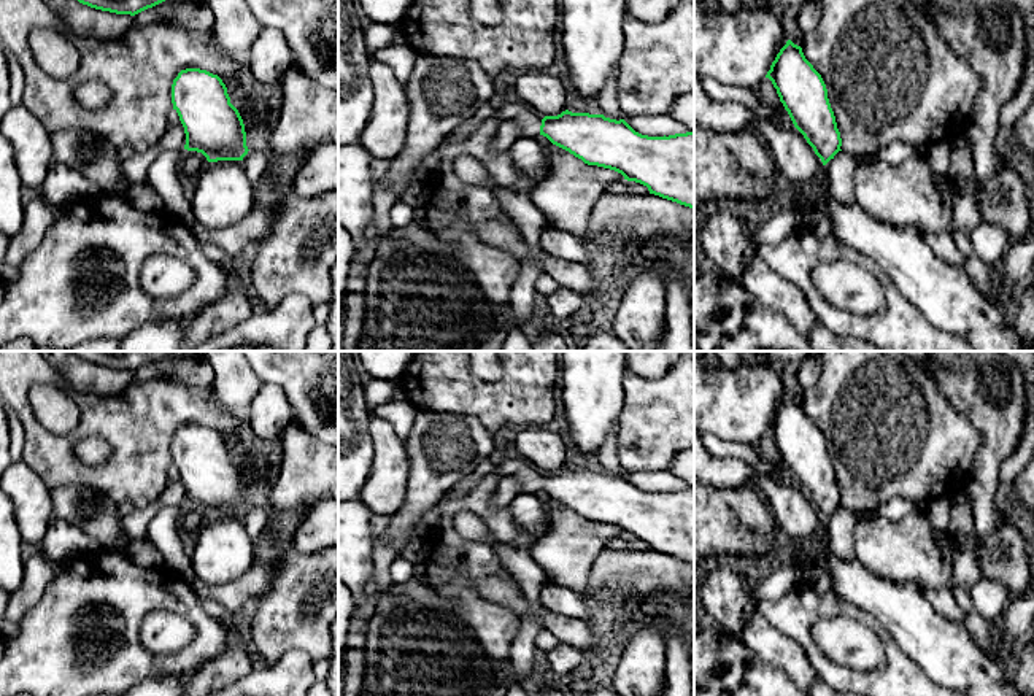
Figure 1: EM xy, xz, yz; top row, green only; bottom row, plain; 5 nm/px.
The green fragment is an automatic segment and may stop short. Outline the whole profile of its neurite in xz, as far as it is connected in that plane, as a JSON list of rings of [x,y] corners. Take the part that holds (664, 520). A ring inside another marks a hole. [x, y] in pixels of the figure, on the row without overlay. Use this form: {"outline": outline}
{"outline": [[[569,466],[545,474],[535,467],[524,467],[513,477],[521,485],[521,493],[535,494],[540,489],[588,521],[615,526],[624,536],[646,542],[650,550],[694,566],[694,488],[648,493],[635,488],[624,475]]]}

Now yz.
{"outline": [[[791,396],[780,405],[766,434],[777,445],[794,483],[826,521],[842,507],[842,494],[821,431]]]}

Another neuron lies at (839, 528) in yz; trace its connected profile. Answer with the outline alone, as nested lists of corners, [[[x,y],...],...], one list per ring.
[[[839,507],[824,523],[823,532],[829,540],[829,548],[840,559],[853,559],[853,534],[855,529],[861,524],[859,512]]]

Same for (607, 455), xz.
[[[618,423],[613,424],[607,432],[604,443],[599,448],[597,458],[600,462],[600,470],[619,477],[624,475],[624,472],[618,461],[616,435],[618,435]]]

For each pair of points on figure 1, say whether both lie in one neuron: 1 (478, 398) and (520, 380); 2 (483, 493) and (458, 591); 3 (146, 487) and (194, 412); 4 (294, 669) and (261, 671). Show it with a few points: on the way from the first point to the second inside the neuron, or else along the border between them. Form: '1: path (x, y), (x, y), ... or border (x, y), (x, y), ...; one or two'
1: path (488, 398), (502, 398), (510, 390); one
2: path (456, 507), (447, 517), (447, 545), (459, 564); one
3: path (146, 464), (146, 447), (172, 421); one
4: path (286, 671), (269, 671); one

